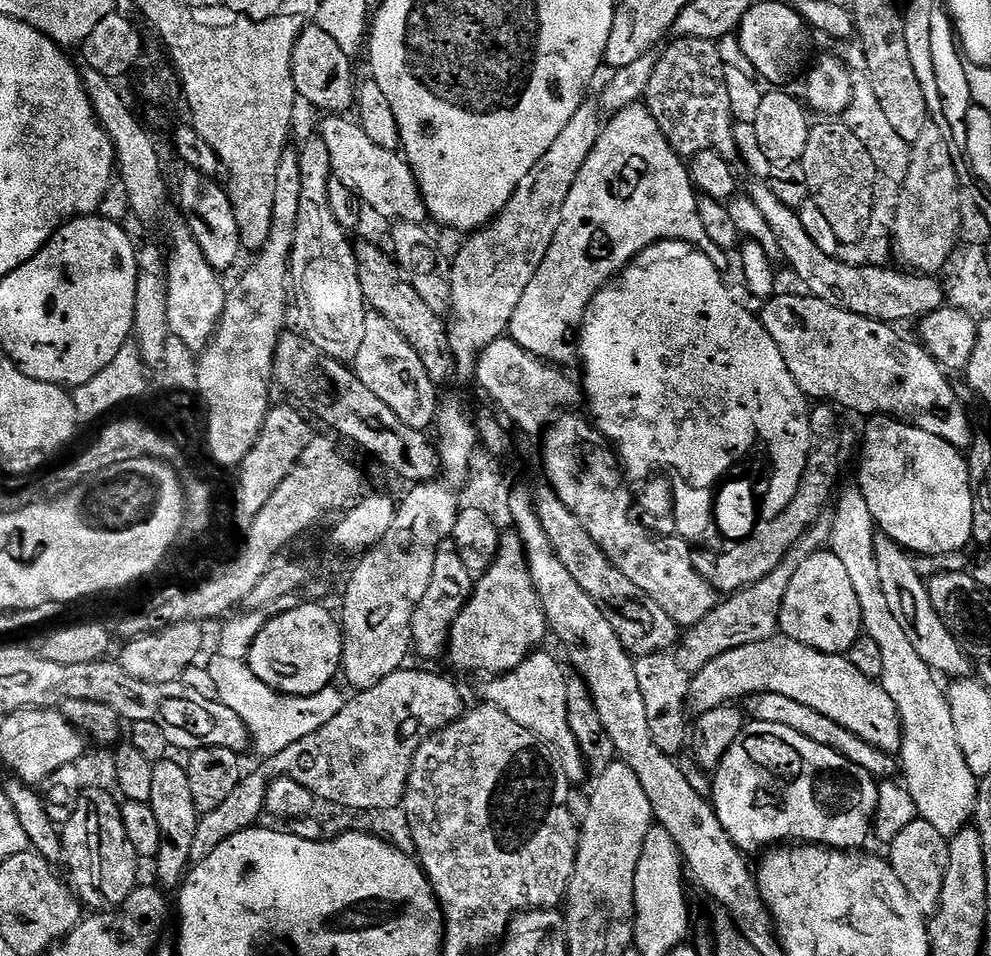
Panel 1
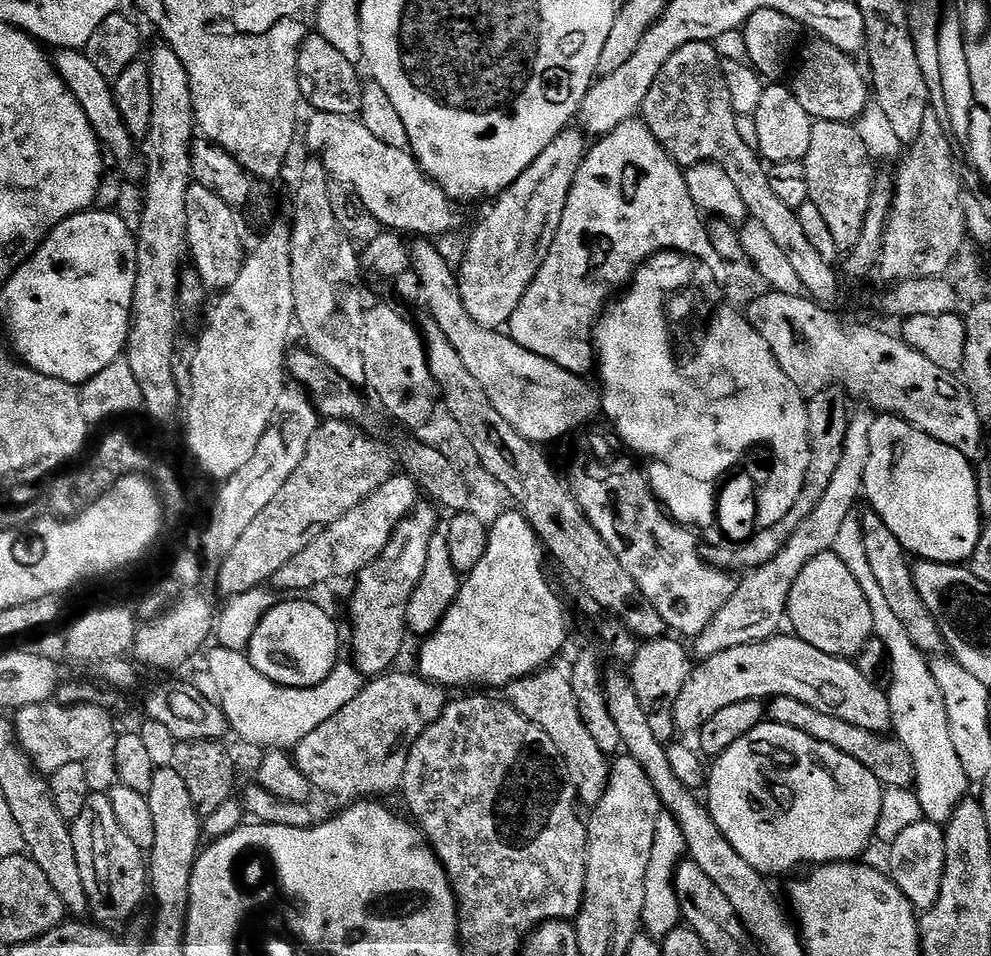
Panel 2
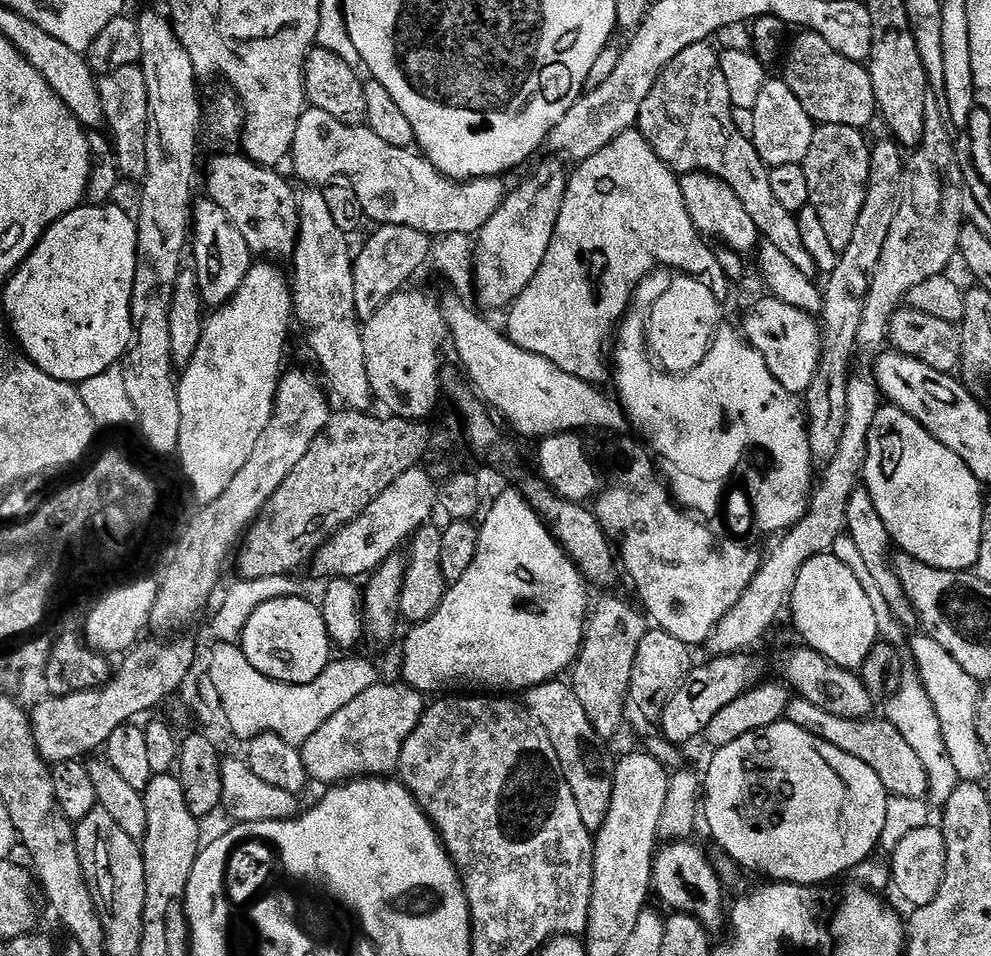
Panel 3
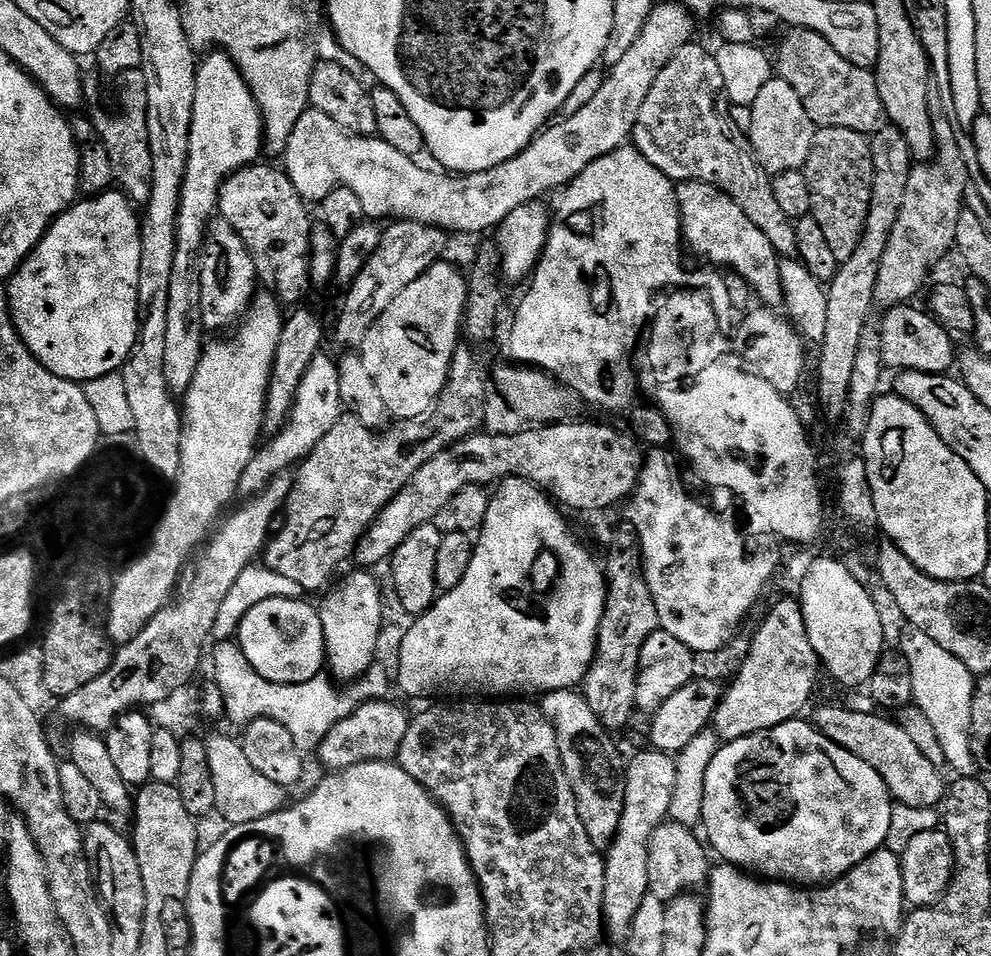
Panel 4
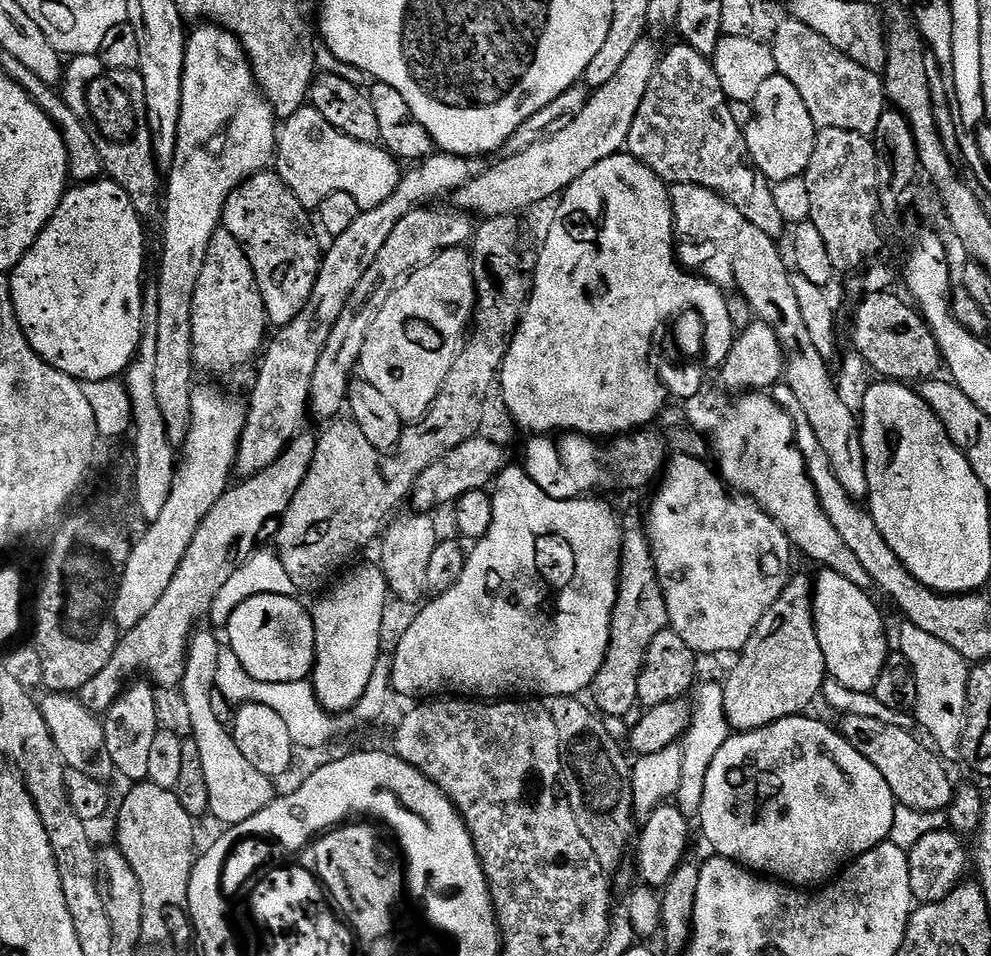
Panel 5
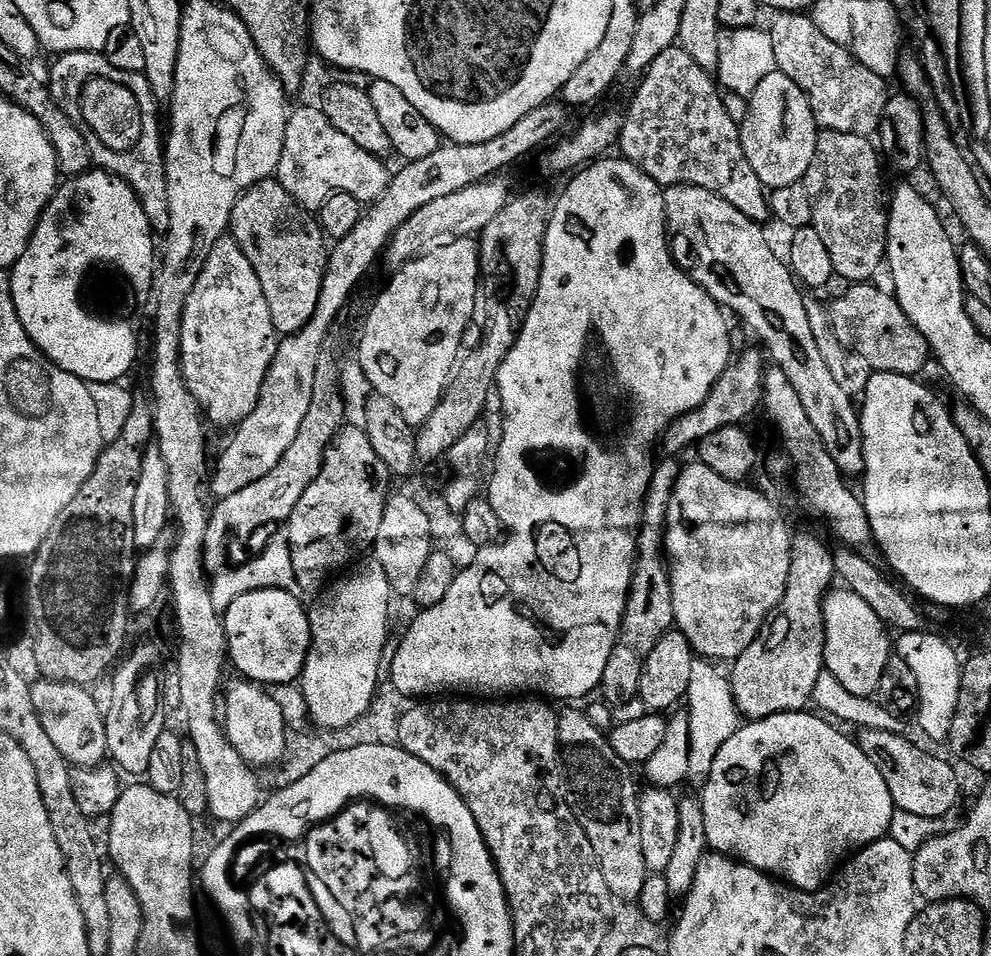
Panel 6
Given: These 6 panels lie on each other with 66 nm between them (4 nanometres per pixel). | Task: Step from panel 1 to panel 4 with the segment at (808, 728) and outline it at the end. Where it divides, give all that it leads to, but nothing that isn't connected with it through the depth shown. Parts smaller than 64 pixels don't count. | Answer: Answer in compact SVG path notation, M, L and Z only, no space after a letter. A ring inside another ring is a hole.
M820 704L811 709L810 723L823 736L830 738L842 750L850 750L854 758L862 758L866 766L874 766L886 782L893 801L915 808L936 808L943 801L946 780L940 777L941 769L906 734L906 730L895 719L887 720L887 715L871 712L862 714L854 709L836 704Z

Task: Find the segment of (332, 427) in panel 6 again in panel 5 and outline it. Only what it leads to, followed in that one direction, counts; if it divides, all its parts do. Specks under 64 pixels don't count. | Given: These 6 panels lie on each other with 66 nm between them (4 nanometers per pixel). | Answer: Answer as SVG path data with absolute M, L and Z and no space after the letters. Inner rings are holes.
M315 431L297 432L281 456L273 464L266 466L266 470L241 479L237 488L236 485L229 487L222 498L214 502L210 514L202 518L194 534L194 542L190 542L190 550L186 550L170 586L166 586L166 594L158 598L154 610L150 610L150 614L146 614L146 618L142 618L138 626L127 629L121 635L120 643L114 650L114 658L106 662L106 670L100 671L95 678L90 678L90 682L86 682L86 686L80 688L80 701L90 711L97 714L107 712L130 681L144 672L149 672L144 674L150 677L153 685L161 689L175 689L179 685L186 670L188 641L192 639L192 633L197 627L196 620L211 613L218 590L222 590L222 585L228 581L230 574L234 574L236 565L241 563L242 558L257 547L256 539L259 538L260 531L271 520L276 522L283 517L314 462L317 439Z

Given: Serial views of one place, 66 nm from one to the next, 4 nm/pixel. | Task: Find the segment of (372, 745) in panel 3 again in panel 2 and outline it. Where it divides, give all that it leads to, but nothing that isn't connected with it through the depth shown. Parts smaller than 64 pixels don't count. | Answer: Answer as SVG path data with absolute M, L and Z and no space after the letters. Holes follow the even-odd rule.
M396 671L369 679L356 698L295 747L298 770L310 778L315 791L330 794L340 802L388 798L384 796L401 791L406 758L422 730L442 714L446 692L419 674Z

